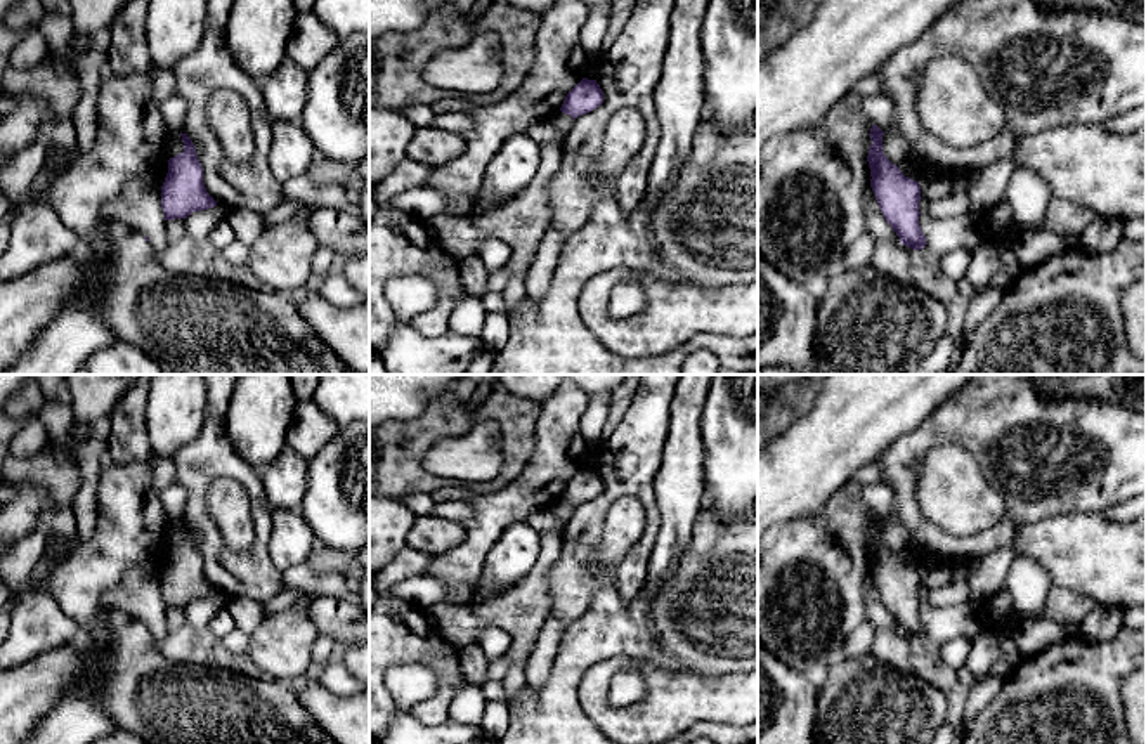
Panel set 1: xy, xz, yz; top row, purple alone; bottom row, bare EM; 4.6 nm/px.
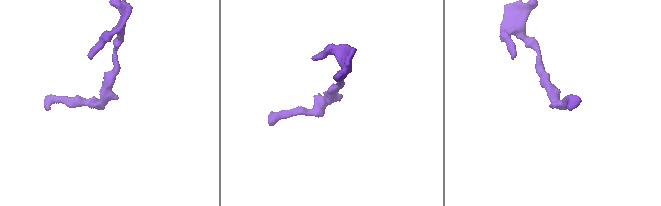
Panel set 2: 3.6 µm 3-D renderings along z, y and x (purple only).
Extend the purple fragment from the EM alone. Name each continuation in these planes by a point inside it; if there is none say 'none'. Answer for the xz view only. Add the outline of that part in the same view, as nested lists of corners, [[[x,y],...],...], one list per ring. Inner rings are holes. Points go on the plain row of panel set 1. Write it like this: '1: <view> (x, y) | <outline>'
none

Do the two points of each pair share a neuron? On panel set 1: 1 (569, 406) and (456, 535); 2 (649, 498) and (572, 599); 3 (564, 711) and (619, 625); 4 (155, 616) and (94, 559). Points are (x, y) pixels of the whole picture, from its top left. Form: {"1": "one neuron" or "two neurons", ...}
{"1": "two neurons", "2": "one neuron", "3": "one neuron", "4": "two neurons"}

